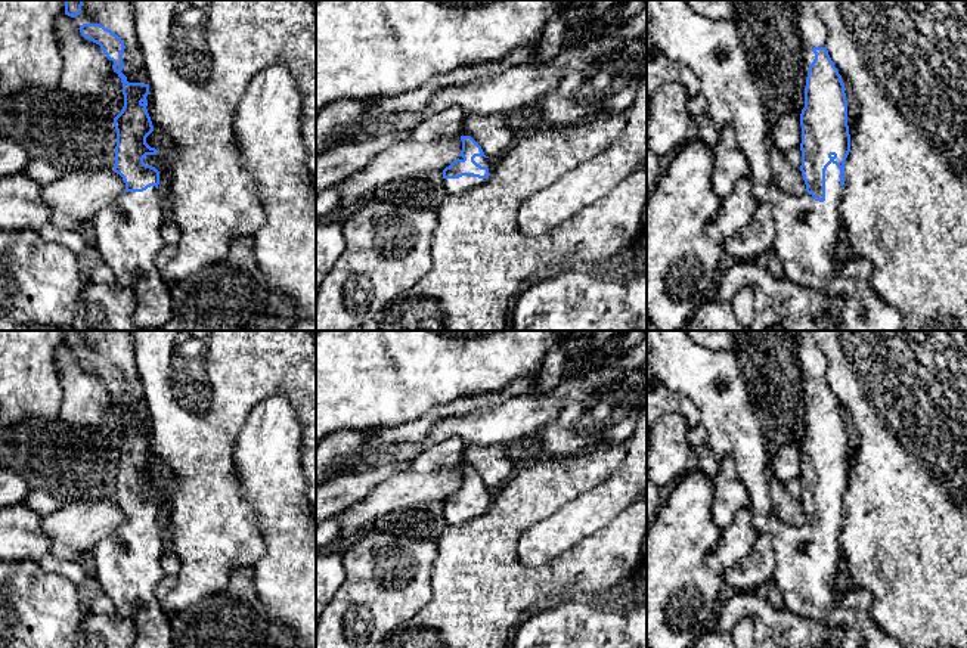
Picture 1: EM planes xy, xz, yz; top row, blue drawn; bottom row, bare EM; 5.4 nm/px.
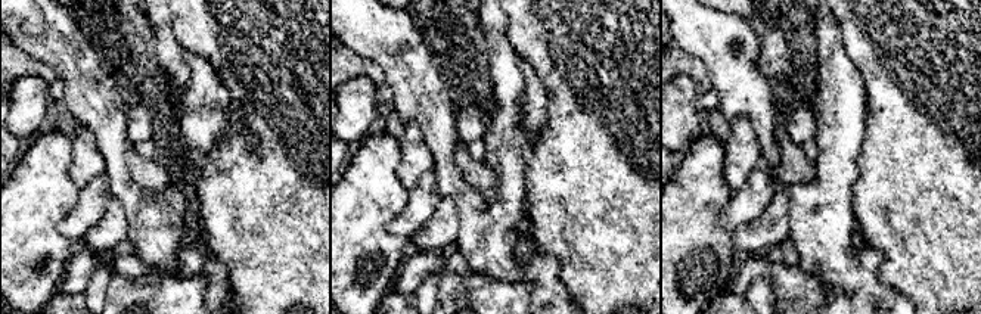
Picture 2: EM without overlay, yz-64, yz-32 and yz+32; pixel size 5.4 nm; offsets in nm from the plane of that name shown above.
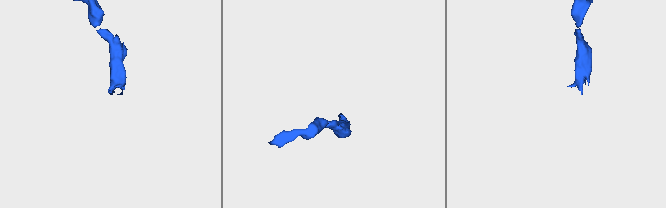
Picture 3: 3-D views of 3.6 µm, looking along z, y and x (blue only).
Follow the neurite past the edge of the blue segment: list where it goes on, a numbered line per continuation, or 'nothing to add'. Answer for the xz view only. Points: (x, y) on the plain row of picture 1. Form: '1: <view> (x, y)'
1: xz (453, 517)

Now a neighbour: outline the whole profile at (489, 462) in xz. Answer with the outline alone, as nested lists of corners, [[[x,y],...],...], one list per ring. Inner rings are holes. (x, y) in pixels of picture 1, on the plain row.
[[[506,444],[465,446],[461,466],[471,466],[486,487],[505,484],[514,475],[514,462],[505,459]]]

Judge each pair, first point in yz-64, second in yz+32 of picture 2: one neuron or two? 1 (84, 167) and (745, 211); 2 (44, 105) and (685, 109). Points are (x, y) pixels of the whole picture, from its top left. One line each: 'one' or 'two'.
1: two
2: one

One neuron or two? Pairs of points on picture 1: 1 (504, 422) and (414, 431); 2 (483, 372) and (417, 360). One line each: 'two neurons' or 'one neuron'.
1: two neurons
2: one neuron

